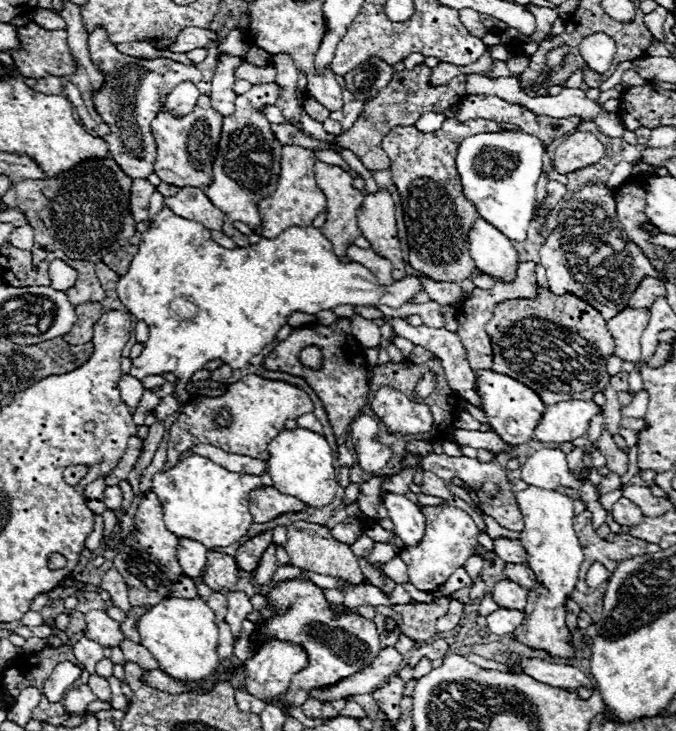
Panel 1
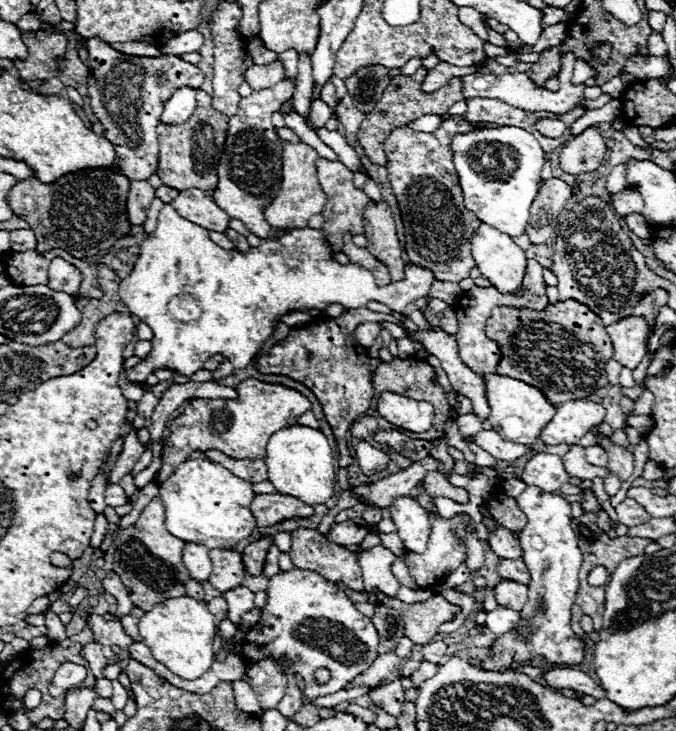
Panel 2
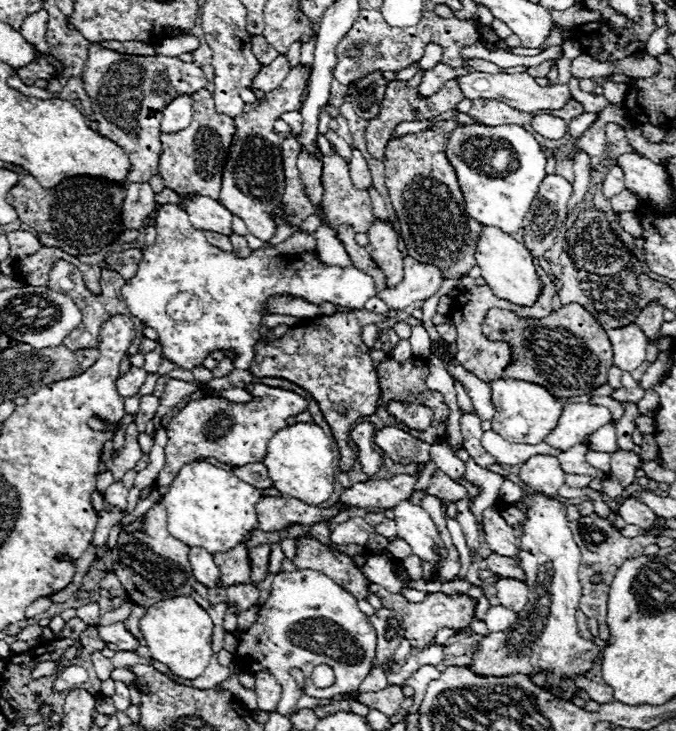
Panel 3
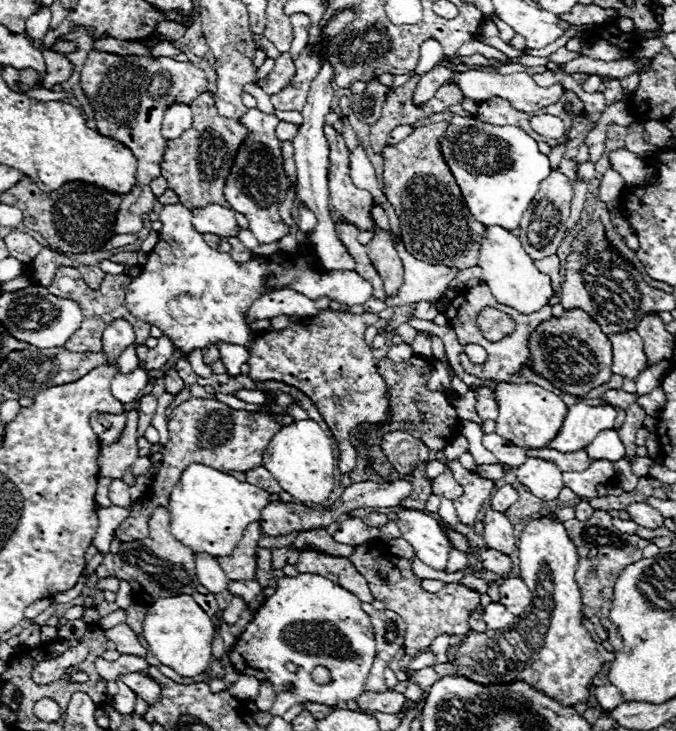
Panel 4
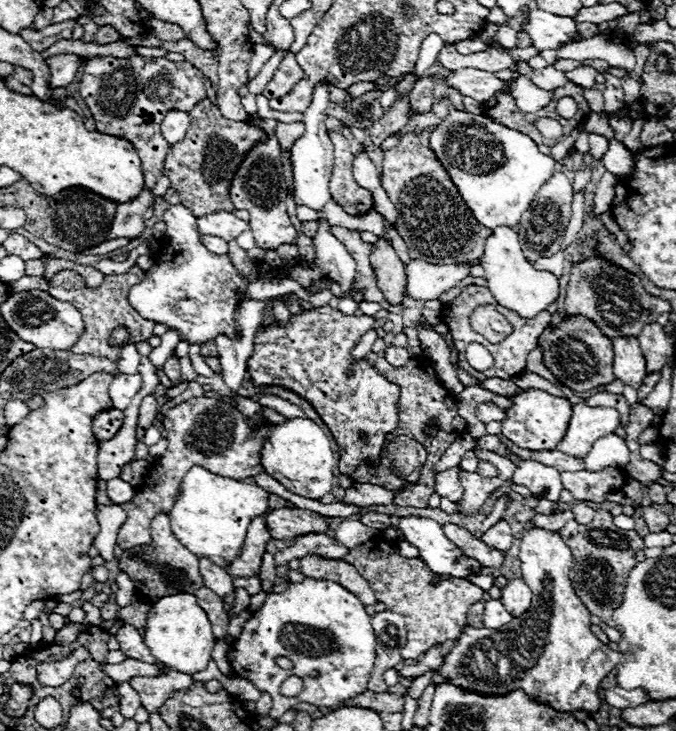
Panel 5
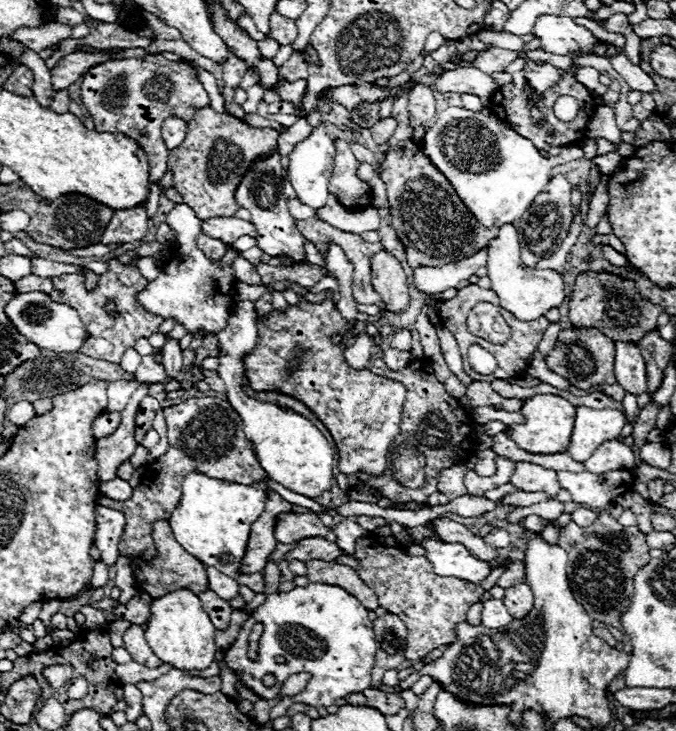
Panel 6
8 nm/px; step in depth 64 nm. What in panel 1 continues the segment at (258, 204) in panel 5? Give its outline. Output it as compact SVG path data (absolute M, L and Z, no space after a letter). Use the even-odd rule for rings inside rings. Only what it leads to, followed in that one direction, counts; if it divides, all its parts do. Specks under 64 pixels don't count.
M260 84L252 86L250 92L240 94L236 98L236 112L224 118L222 136L218 144L218 156L214 160L214 182L206 188L206 196L210 196L216 208L228 216L228 220L240 220L252 228L252 232L260 234L262 222L258 212L258 202L270 196L280 178L280 158L282 144L270 130L270 122L262 114L264 106L274 106L280 98L278 84Z

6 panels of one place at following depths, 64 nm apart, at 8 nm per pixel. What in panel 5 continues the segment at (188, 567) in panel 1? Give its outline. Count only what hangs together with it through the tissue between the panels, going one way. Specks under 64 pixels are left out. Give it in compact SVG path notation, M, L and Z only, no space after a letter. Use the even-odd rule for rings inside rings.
M200 558L198 562L200 562L200 574L204 578L206 588L214 590L218 596L226 596L226 594L234 592L234 582L228 572L224 572L216 564L212 564L208 558Z

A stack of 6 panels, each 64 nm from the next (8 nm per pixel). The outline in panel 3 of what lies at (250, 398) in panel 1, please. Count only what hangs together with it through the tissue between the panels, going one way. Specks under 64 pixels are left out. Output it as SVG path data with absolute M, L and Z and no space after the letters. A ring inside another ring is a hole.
M250 384L250 386L246 386L246 390L254 394L254 400L248 402L248 404L234 404L234 402L228 402L224 398L192 400L168 422L166 466L160 470L158 482L154 484L154 486L160 486L160 494L162 496L164 496L166 488L170 488L170 484L172 484L178 468L182 468L182 464L188 464L190 460L216 458L218 462L228 464L228 466L246 466L246 464L262 462L270 436L274 436L274 432L282 430L286 426L284 420L288 416L296 416L298 412L306 410L306 400L302 400L300 396L296 396L296 394L288 392L288 390L282 390L282 388L270 388L270 386L264 386L264 384Z

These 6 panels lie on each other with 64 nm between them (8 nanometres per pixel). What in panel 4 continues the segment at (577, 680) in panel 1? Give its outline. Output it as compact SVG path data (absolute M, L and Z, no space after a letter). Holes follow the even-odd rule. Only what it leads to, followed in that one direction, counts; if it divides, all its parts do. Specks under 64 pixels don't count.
M612 684L610 686L598 686L598 688L594 688L594 698L598 700L598 704L602 708L608 708L608 710L612 710L618 704L626 702L624 696L622 696L622 692L618 692L618 688L614 688Z

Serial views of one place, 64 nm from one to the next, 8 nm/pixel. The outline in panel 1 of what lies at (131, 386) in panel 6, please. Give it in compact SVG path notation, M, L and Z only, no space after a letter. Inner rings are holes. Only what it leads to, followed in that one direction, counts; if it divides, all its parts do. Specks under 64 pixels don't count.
M162 208L154 218L154 226L142 234L138 244L138 252L130 262L128 274L124 274L116 292L122 304L134 314L138 320L146 322L150 328L150 338L146 342L144 352L132 360L130 376L142 380L144 376L174 372L178 376L176 394L180 402L188 400L186 384L192 374L202 370L206 362L214 358L222 358L230 368L244 368L246 362L260 354L260 350L276 338L280 326L286 324L286 318L292 312L316 314L320 310L330 310L338 304L350 306L378 306L386 304L390 308L400 308L410 302L424 286L418 276L406 276L404 280L396 280L392 286L378 284L376 277L362 264L348 262L342 264L338 256L332 252L332 242L312 226L286 228L276 238L262 238L258 244L250 244L246 248L222 248L210 238L210 230L194 220L186 220L174 214L170 208Z

